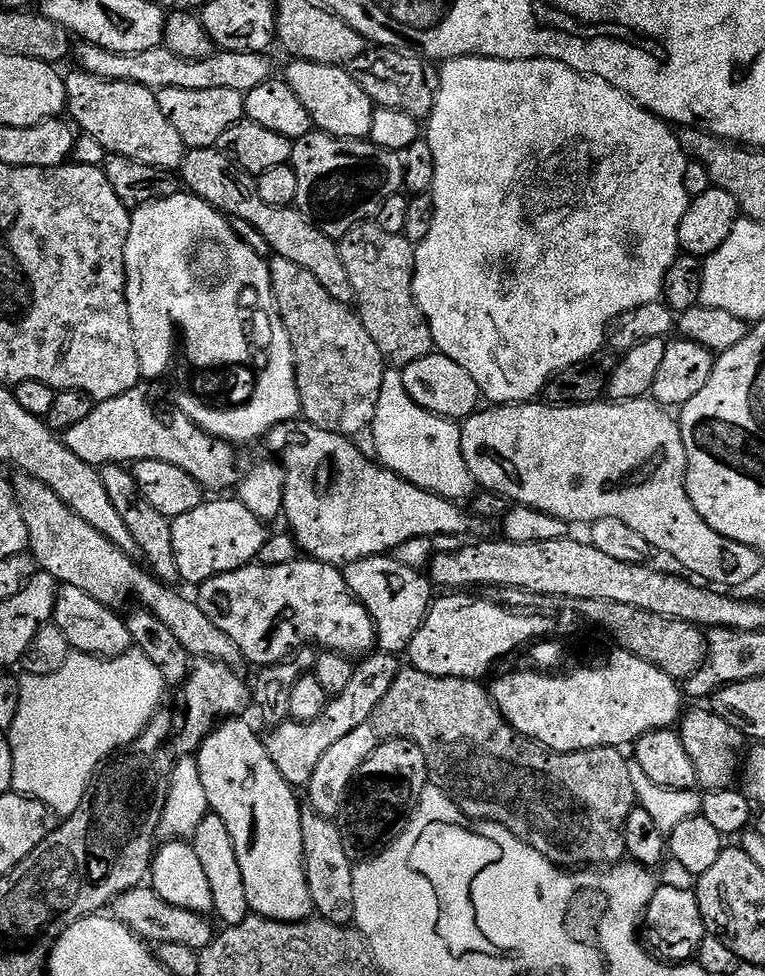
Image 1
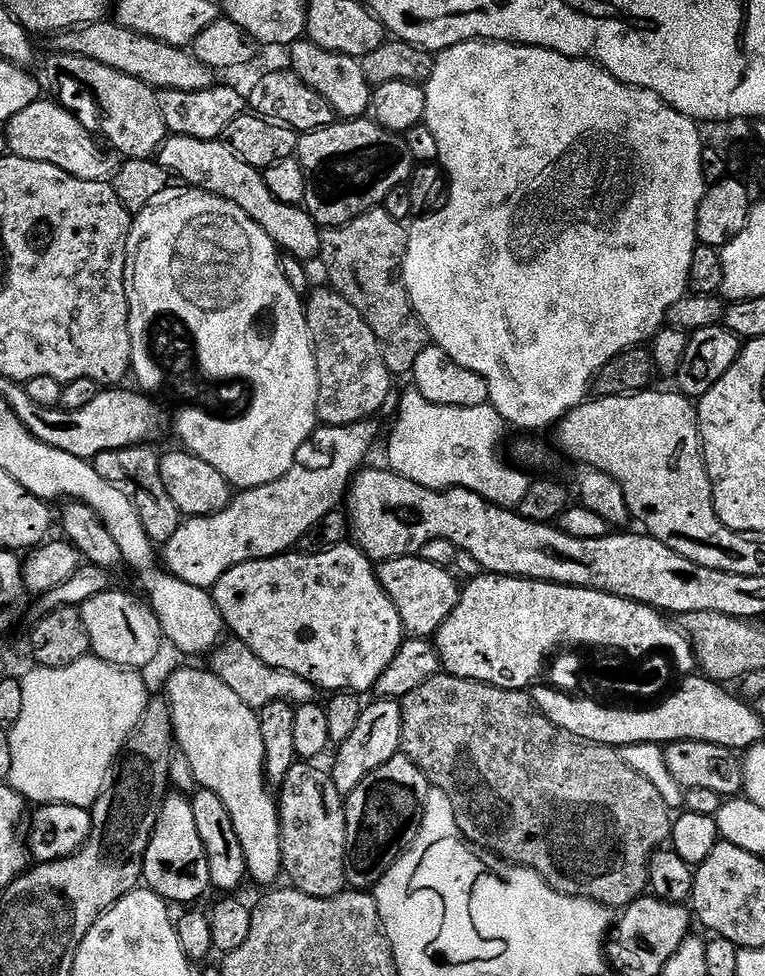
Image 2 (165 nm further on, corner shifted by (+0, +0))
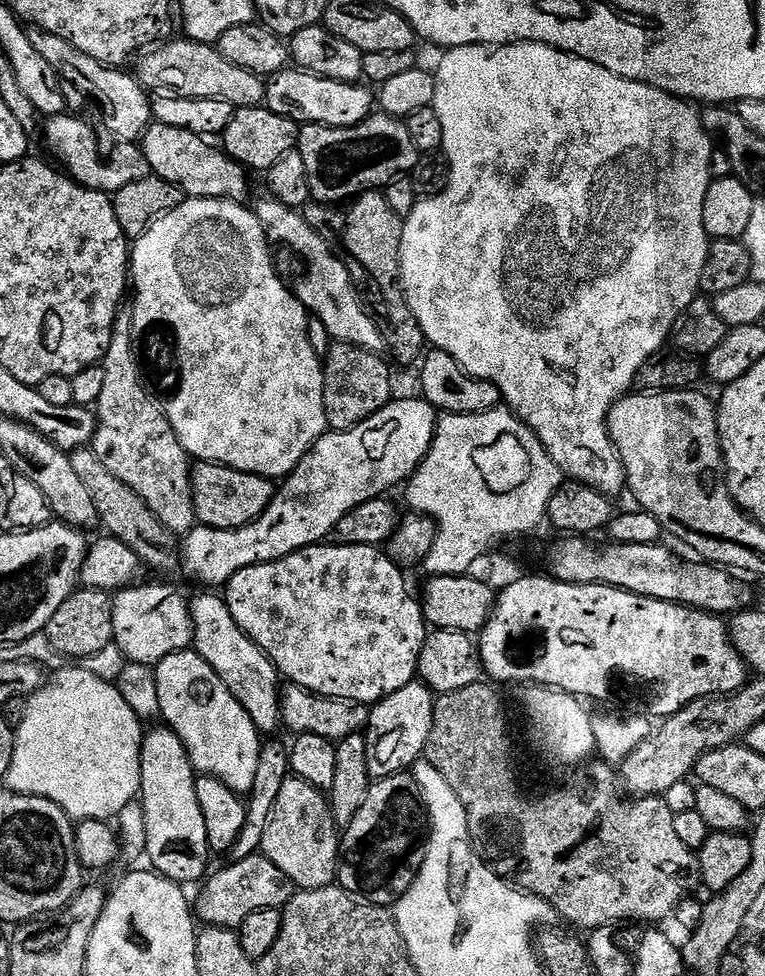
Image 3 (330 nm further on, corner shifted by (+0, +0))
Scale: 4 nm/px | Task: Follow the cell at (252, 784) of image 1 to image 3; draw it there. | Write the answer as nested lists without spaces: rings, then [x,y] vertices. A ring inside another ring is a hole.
[[[194,650],[170,654],[155,665],[158,706],[163,723],[186,746],[188,760],[202,776],[213,776],[230,790],[248,794],[254,786],[262,734],[254,726],[250,714],[242,710],[238,698],[226,690],[222,678]]]

